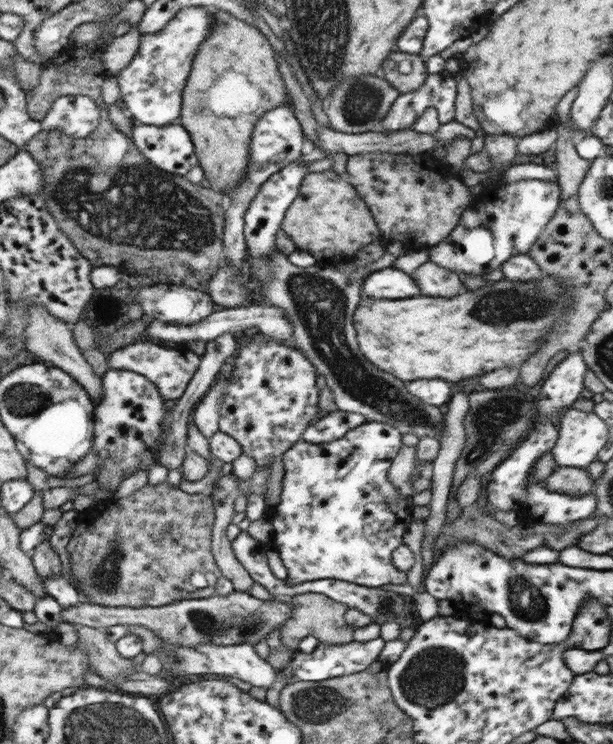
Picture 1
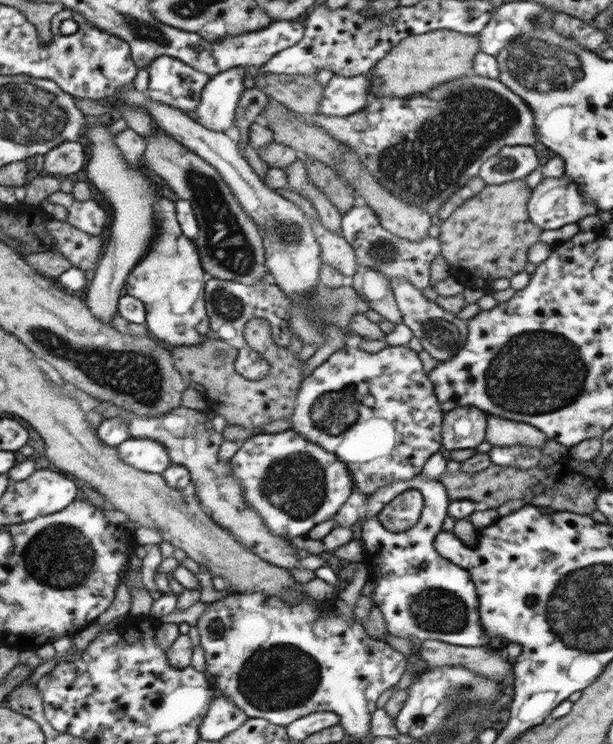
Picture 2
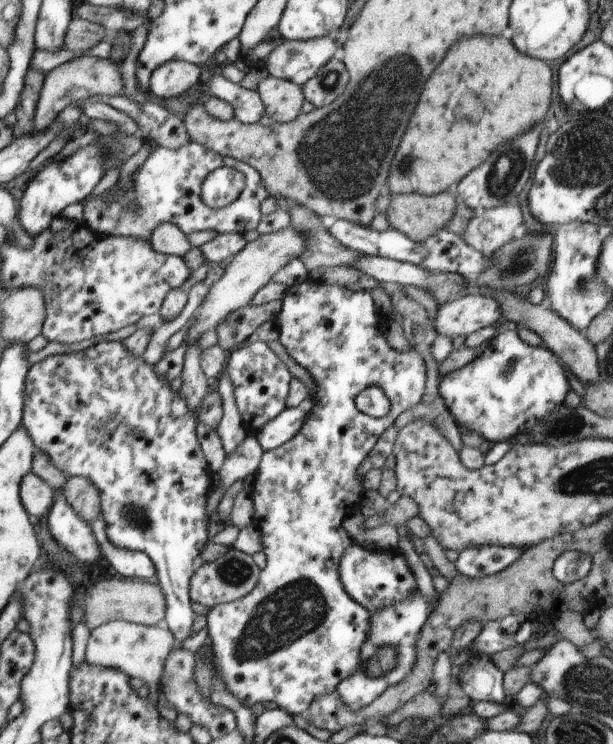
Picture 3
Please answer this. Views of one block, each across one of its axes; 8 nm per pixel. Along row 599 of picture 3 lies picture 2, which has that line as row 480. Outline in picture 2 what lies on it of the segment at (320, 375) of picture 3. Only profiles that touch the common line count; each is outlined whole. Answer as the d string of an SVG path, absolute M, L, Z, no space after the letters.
M293 429L252 435L228 461L232 475L243 484L245 502L249 502L275 536L289 539L307 536L316 525L334 520L354 494L348 466Z

